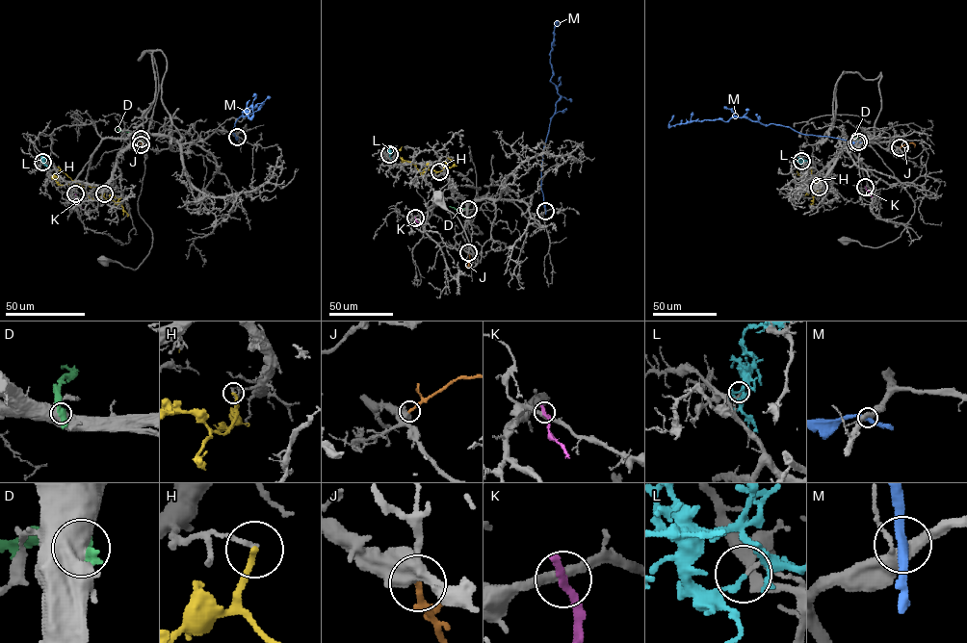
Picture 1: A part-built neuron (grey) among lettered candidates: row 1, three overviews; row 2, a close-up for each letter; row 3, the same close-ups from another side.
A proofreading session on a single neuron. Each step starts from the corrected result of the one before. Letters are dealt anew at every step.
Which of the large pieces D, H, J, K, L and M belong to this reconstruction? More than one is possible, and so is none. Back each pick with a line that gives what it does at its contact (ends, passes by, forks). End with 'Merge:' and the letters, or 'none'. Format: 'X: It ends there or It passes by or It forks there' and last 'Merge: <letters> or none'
J: It ends there
Merge: J

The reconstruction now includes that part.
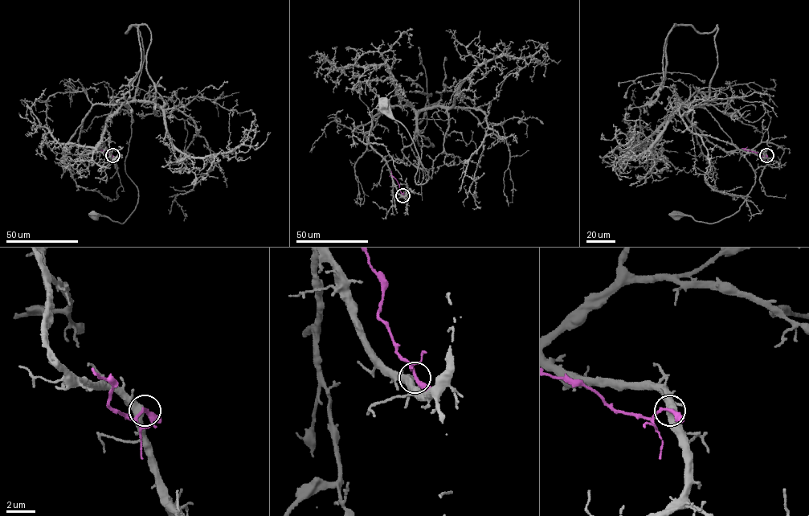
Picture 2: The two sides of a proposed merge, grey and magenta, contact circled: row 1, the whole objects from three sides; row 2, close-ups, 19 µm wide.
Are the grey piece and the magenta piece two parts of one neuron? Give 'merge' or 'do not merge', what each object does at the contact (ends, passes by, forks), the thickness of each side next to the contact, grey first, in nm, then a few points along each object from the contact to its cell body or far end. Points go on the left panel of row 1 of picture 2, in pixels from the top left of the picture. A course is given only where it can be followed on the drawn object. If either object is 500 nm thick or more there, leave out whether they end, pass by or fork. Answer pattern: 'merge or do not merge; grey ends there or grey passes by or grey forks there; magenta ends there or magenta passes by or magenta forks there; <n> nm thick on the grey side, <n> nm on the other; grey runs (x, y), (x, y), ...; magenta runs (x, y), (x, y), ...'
do not merge; 500 nm thick on the grey side, 280 nm on the other; grey runs (112, 155), (87, 151), (79, 133), (93, 105), (122, 103), (138, 202), (123, 223), (93, 214); magenta runs (112, 155), (100, 148)

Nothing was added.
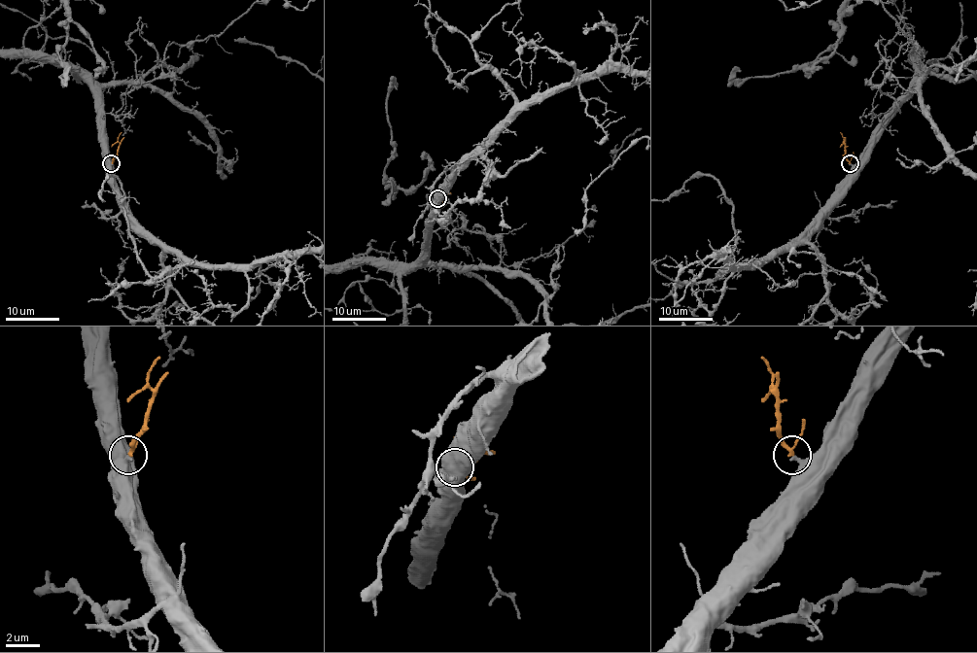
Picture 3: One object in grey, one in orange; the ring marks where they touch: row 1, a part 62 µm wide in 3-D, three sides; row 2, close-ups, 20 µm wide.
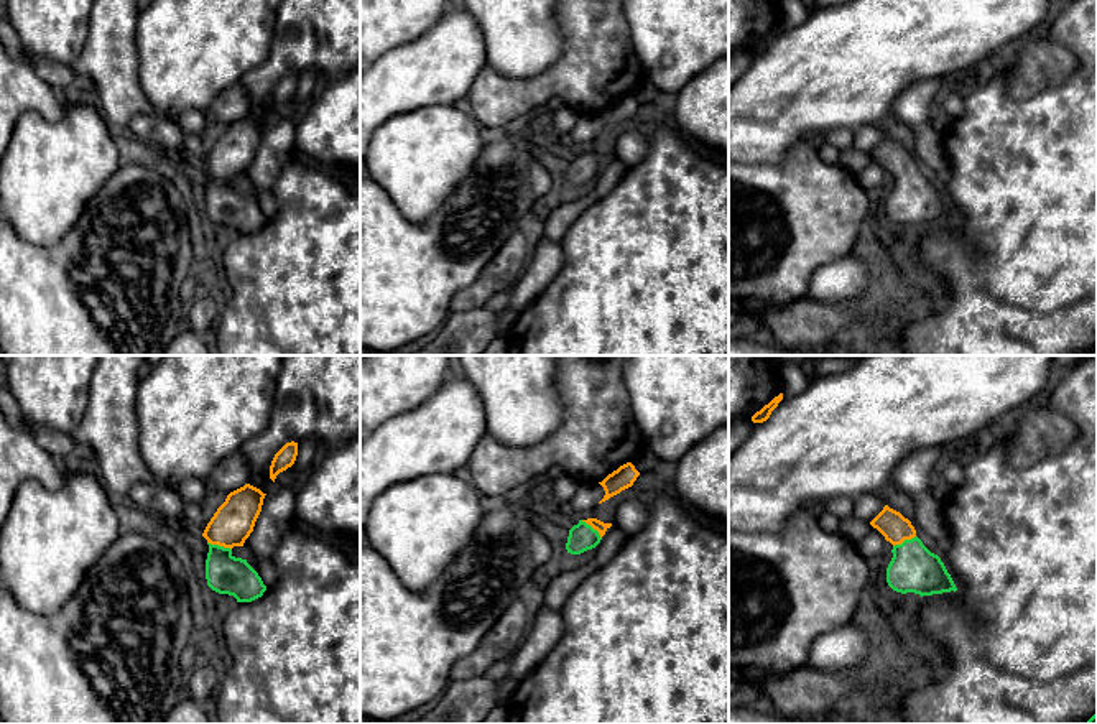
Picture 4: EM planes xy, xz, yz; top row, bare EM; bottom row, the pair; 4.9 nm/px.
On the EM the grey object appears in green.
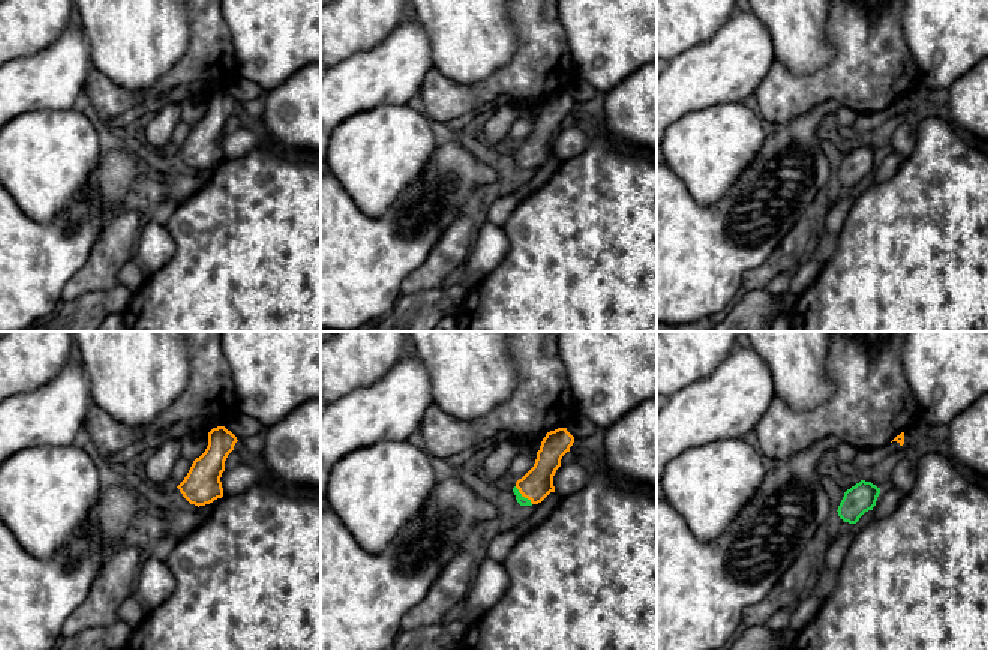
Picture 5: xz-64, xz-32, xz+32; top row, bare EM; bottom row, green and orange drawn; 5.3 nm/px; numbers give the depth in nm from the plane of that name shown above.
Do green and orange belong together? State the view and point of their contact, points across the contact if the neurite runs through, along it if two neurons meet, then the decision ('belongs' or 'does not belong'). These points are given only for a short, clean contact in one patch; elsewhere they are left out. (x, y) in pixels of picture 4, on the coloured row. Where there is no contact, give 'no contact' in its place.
xy (217, 545) | across xy (226, 575), (219, 563), (217, 545), (234, 520) | belongs

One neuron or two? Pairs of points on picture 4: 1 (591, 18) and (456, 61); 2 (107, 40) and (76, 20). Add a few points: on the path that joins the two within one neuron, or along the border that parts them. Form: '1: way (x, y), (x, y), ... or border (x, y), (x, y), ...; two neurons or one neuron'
1: border (487, 64), (466, 94); two neurons
2: border (89, 17), (87, 38), (71, 63); two neurons

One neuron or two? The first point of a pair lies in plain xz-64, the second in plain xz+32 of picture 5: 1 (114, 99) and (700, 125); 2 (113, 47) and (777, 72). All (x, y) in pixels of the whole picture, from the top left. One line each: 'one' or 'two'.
1: two
2: two

